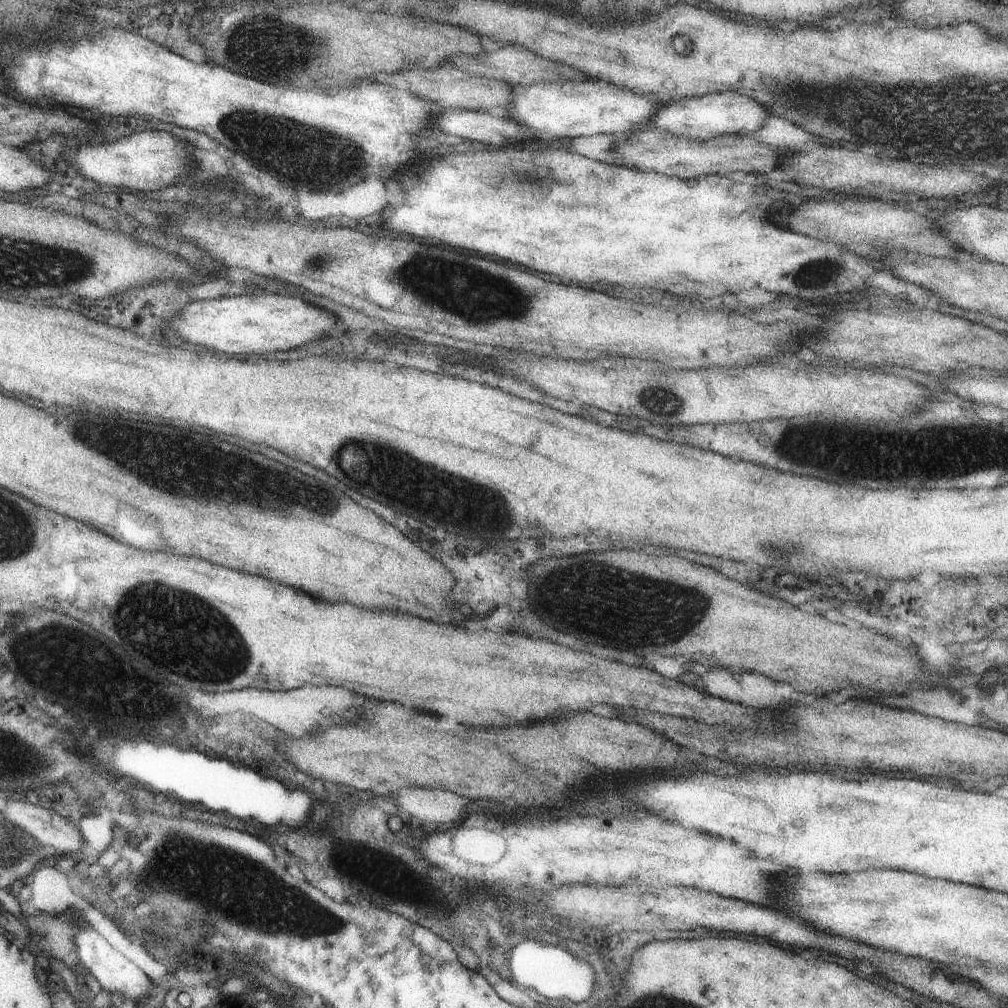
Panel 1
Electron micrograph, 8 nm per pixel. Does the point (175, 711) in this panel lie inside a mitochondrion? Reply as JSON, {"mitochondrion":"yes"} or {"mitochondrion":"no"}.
{"mitochondrion":"yes"}

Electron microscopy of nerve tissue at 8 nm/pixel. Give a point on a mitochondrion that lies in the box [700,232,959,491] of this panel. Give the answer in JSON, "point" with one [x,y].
{"point":[930,454]}

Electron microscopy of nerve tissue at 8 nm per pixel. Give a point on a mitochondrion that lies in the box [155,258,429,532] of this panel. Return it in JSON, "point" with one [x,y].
{"point":[313,496]}

